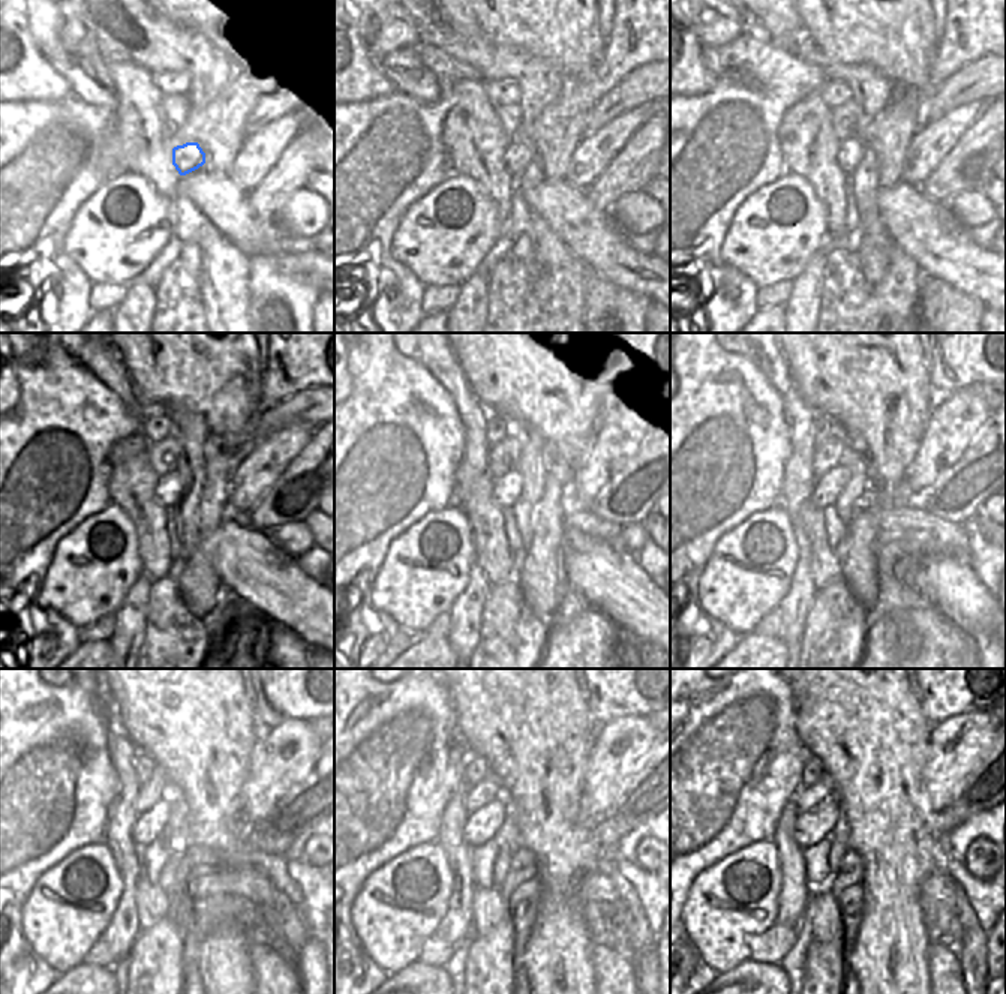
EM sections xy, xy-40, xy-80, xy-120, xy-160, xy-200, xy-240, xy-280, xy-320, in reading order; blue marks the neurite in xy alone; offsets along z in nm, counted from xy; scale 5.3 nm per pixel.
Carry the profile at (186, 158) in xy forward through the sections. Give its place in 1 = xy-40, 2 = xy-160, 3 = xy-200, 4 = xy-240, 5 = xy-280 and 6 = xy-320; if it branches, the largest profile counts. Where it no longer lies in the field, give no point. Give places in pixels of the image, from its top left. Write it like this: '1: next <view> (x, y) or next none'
1: next xy-40 (519, 153)
2: next xy-160 (507, 488)
3: next xy-200 (826, 489)
4: next xy-240 (149, 826)
5: next xy-280 (482, 825)
6: next xy-320 (810, 828)

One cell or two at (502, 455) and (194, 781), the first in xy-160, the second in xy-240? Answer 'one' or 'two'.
two

